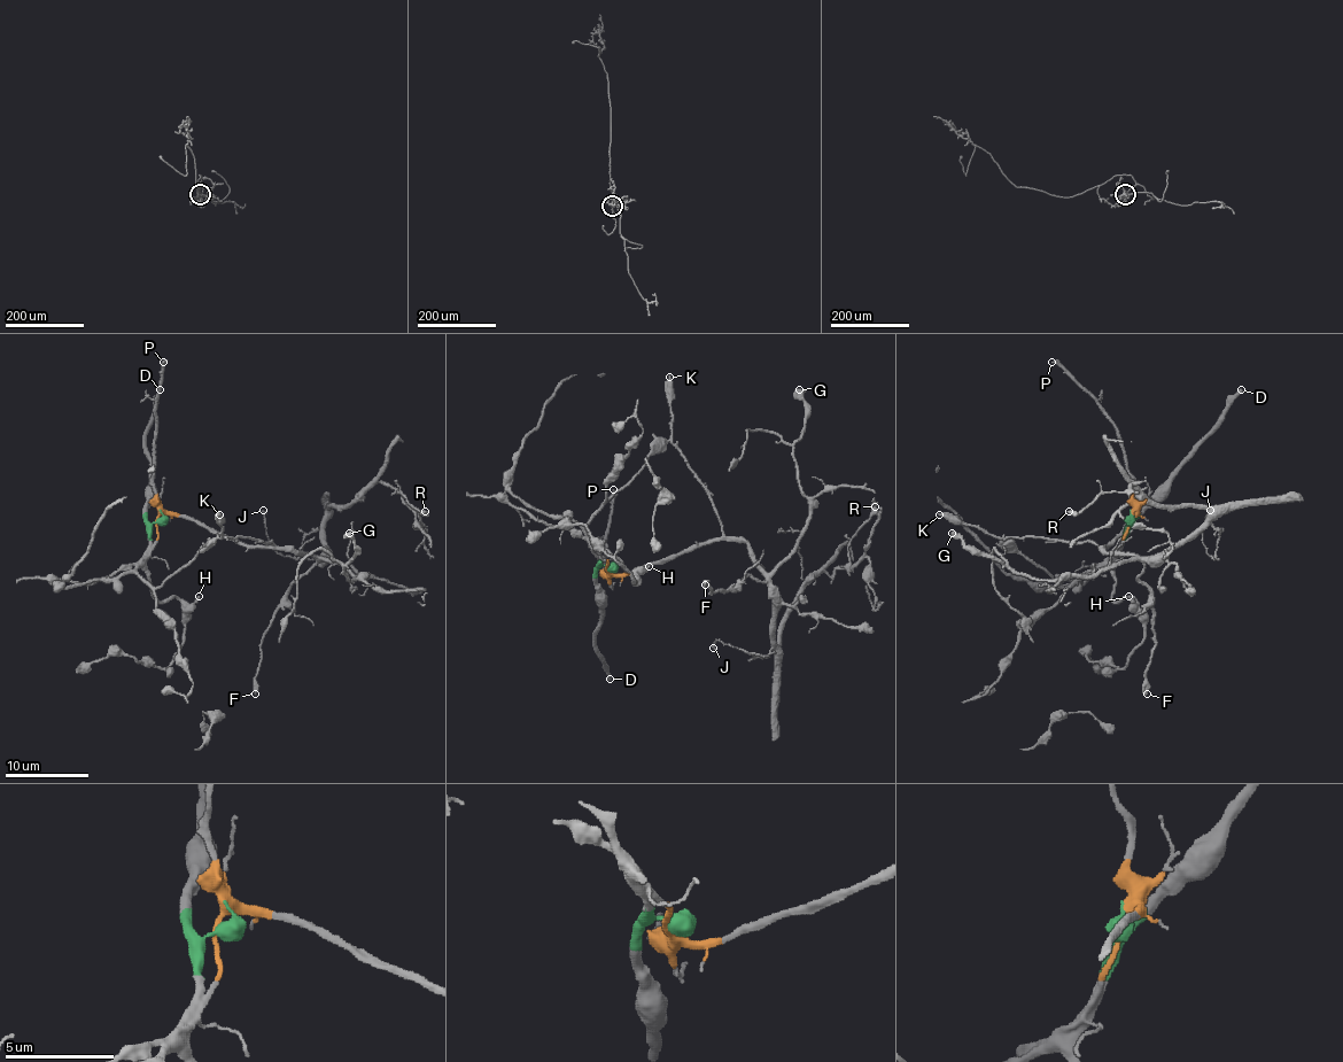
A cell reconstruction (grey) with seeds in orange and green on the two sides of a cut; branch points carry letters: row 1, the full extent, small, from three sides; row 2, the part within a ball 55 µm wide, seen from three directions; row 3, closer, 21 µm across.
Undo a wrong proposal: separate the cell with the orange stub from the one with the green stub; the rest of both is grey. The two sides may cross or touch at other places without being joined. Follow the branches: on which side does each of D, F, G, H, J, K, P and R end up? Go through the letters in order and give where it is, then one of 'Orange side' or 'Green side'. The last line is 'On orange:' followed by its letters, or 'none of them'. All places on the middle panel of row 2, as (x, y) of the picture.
D: Place: (610, 679). Green side
F: Place: (705, 584). Orange side
G: Place: (799, 389). Orange side
H: Place: (649, 566). Green side
J: Place: (713, 648). Orange side
K: Place: (669, 377). Orange side
P: Place: (613, 489). Orange side
R: Place: (875, 506). Orange side
On orange: F, G, J, K, P, R

